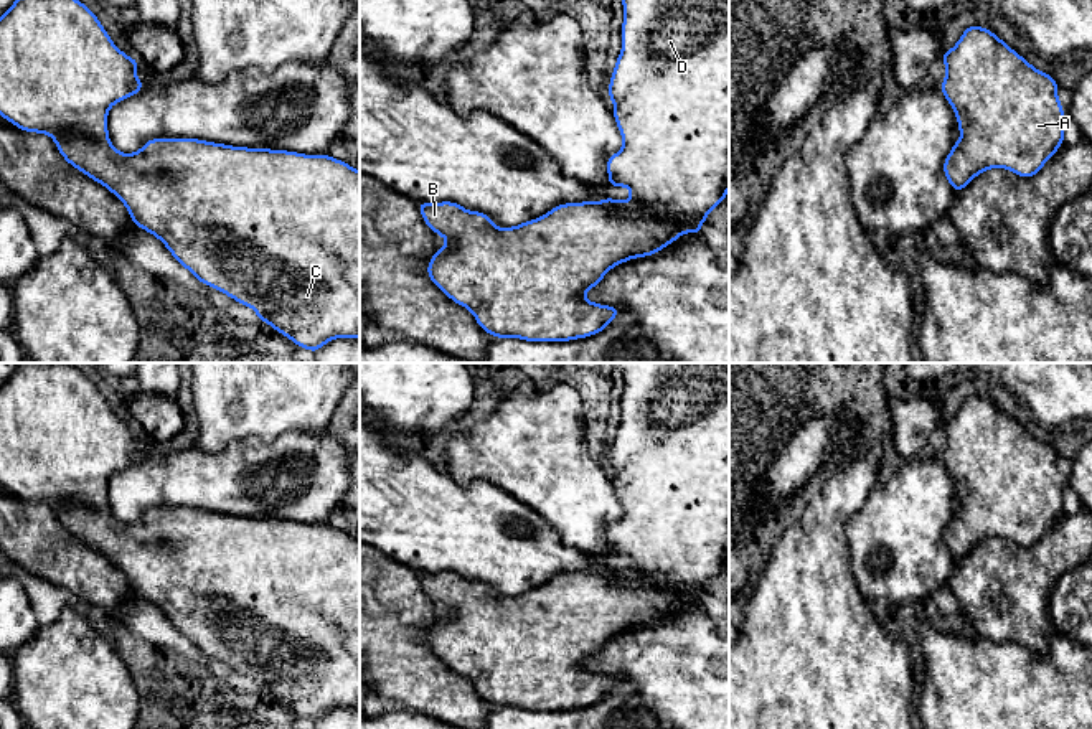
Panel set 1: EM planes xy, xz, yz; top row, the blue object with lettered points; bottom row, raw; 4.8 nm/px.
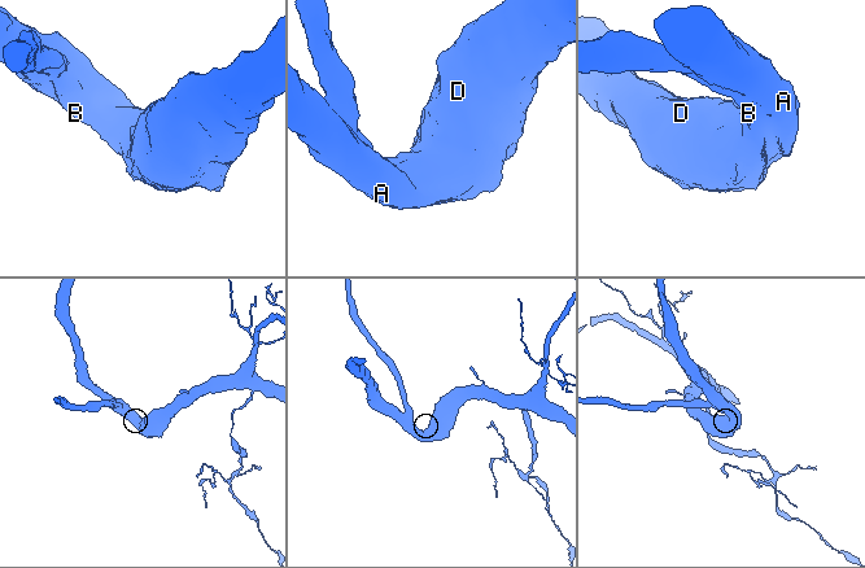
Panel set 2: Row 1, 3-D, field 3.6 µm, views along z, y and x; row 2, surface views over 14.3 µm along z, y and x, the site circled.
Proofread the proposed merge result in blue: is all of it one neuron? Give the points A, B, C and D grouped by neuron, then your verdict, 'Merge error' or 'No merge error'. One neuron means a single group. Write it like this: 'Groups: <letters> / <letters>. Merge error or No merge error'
Groups: A B C D. No merge error

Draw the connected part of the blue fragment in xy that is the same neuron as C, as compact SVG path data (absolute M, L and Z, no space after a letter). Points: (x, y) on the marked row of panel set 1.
M15 0L0 16L0 115L25 132L49 135L63 158L114 193L127 208L134 226L158 238L172 256L201 284L221 290L251 307L257 318L285 335L297 346L318 351L333 338L360 338L360 172L330 155L305 155L287 150L247 148L198 139L152 139L135 153L120 153L109 140L109 109L144 89L135 76L139 61L122 53L97 16L79 0Z

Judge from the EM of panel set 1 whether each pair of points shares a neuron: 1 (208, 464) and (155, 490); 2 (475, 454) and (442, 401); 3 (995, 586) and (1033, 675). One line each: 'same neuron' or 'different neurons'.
1: same neuron
2: different neurons
3: different neurons

